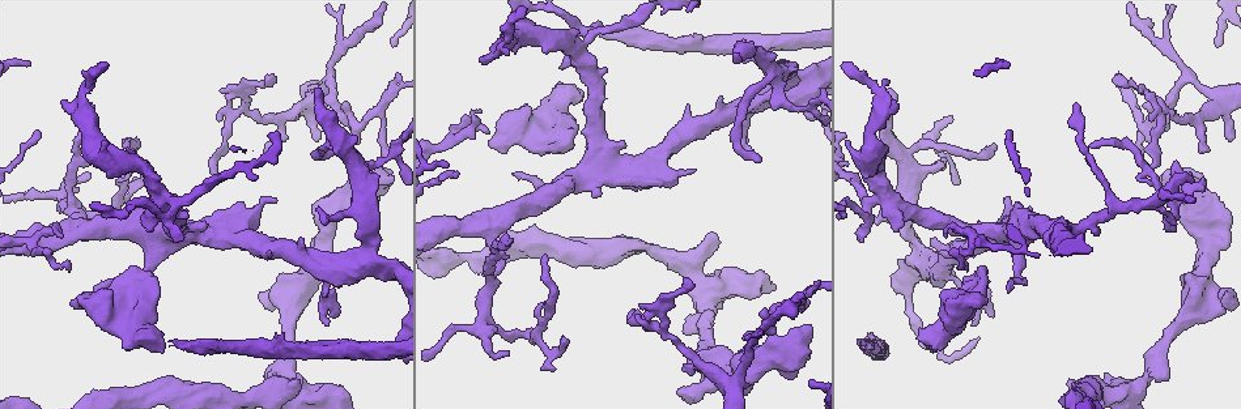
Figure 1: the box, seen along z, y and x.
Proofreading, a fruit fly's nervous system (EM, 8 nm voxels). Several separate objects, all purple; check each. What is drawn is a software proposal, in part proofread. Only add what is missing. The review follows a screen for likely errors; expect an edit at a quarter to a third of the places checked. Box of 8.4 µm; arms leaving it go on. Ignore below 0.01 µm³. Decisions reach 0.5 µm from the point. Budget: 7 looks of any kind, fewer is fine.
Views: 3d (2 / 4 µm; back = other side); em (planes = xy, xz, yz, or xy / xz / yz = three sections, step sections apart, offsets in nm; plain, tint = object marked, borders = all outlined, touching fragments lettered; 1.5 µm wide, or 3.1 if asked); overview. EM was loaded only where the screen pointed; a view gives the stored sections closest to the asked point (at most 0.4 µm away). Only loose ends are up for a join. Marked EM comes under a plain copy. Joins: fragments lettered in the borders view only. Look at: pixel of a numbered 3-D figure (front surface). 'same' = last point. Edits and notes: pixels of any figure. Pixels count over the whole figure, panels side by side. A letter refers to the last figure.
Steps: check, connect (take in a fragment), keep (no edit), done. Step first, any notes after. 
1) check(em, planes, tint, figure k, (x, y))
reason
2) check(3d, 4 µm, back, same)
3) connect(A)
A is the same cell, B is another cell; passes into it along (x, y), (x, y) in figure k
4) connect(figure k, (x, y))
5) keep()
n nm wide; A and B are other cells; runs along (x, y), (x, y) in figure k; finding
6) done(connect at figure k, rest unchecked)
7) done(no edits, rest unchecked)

check(3d, 2 µm, figure 1, (335, 317))
an open end

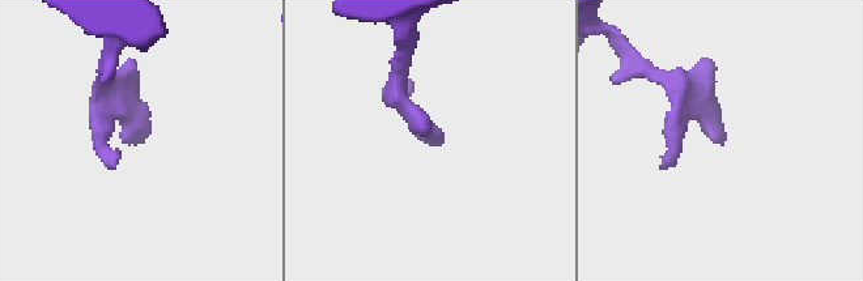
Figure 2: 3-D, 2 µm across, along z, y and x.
check(em, 3.1 µm, xy, step 8, tint, figure 2, (131, 143))
now the EM

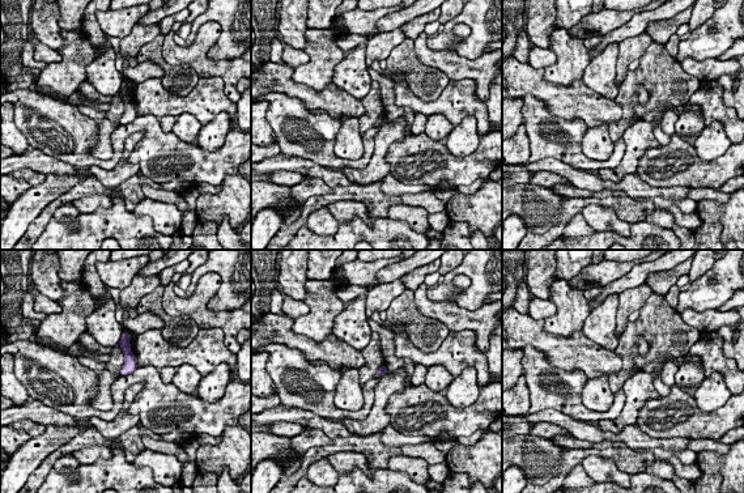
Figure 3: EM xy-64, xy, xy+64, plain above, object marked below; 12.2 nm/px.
check(em, 3.1 µm, planes, borders, same)

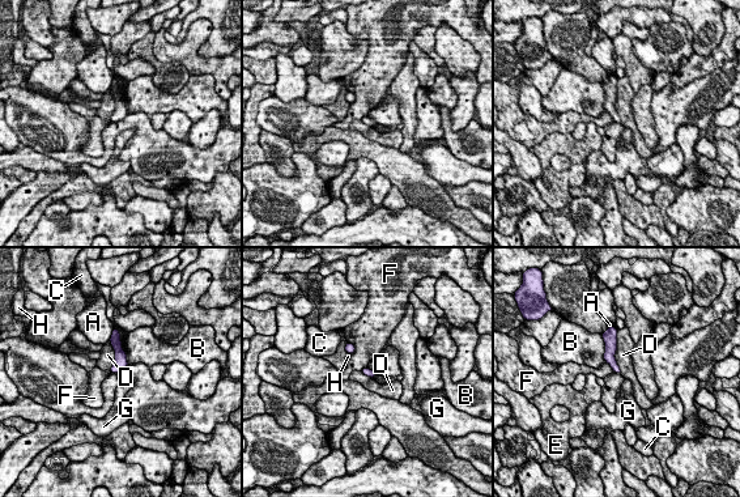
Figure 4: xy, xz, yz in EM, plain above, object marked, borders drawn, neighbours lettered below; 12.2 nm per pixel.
keep()
100 nm wide; A, B, C, D, E, F, G and H are other cells; border along (617, 330), (615, 360), (621, 373) in figure 4; none of them fits

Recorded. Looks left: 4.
check(em, planes, borders, figure 1, (660, 182))
free end

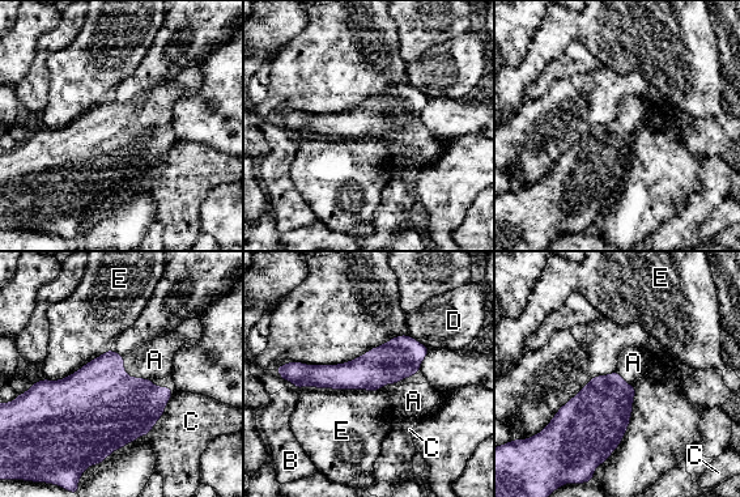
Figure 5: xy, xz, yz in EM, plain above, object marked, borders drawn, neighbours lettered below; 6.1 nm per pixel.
connect(A)
A is the same cell, B, C, D and E are other cells; passes into it along (105, 408), (131, 377), (154, 360) in figure 5; the neuron continues

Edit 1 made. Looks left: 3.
check(3d, 2 µm, figure 1, (897, 231))
branch stops here

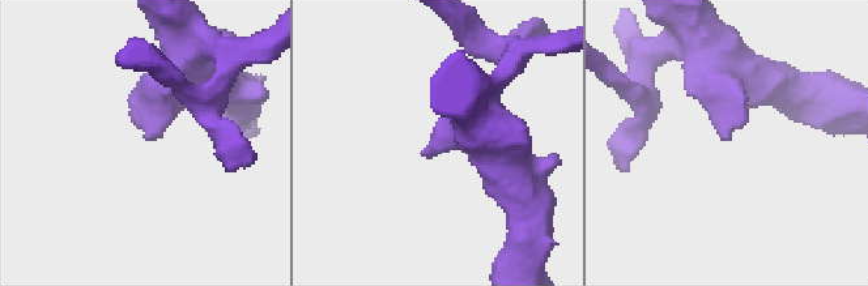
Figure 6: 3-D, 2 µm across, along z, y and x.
check(em, yz, step 8, borders, figure 6, (726, 140))
shape alone is not enough

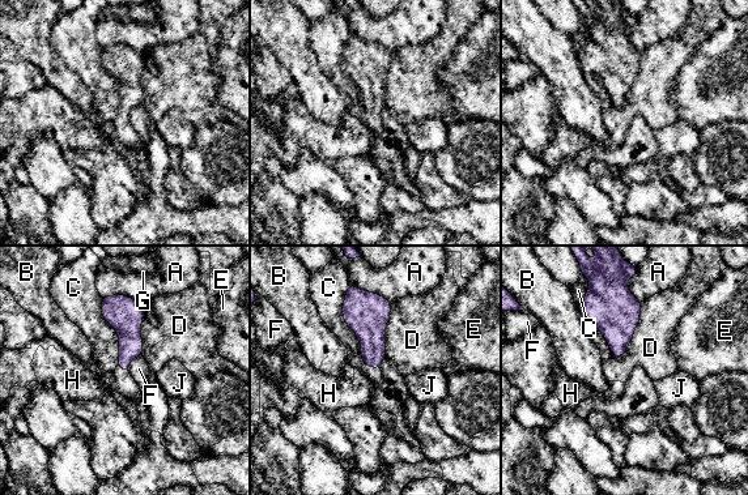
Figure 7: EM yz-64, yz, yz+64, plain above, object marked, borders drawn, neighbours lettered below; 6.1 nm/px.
check(em, planes, borders, same)

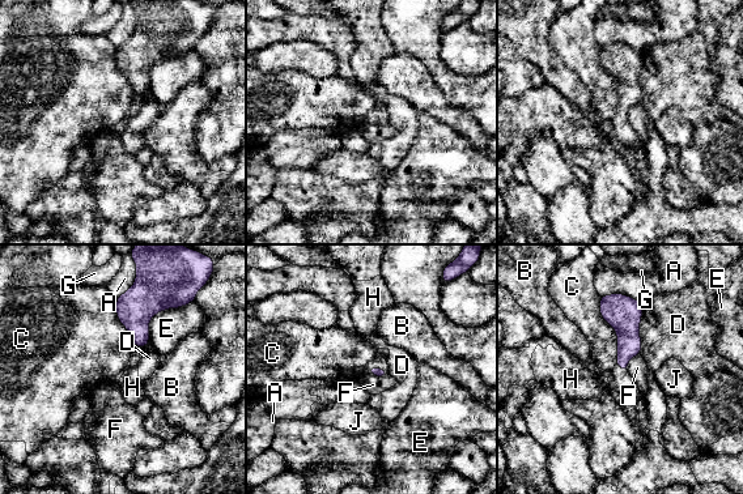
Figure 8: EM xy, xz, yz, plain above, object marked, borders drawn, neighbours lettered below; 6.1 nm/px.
keep()
A, B, C, D, E, F, G, H and J are other cells; border along (640, 353), (628, 362), (627, 370) in figure 8; none of them fits

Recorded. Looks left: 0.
done(connect at figure 5, rest unchecked)

